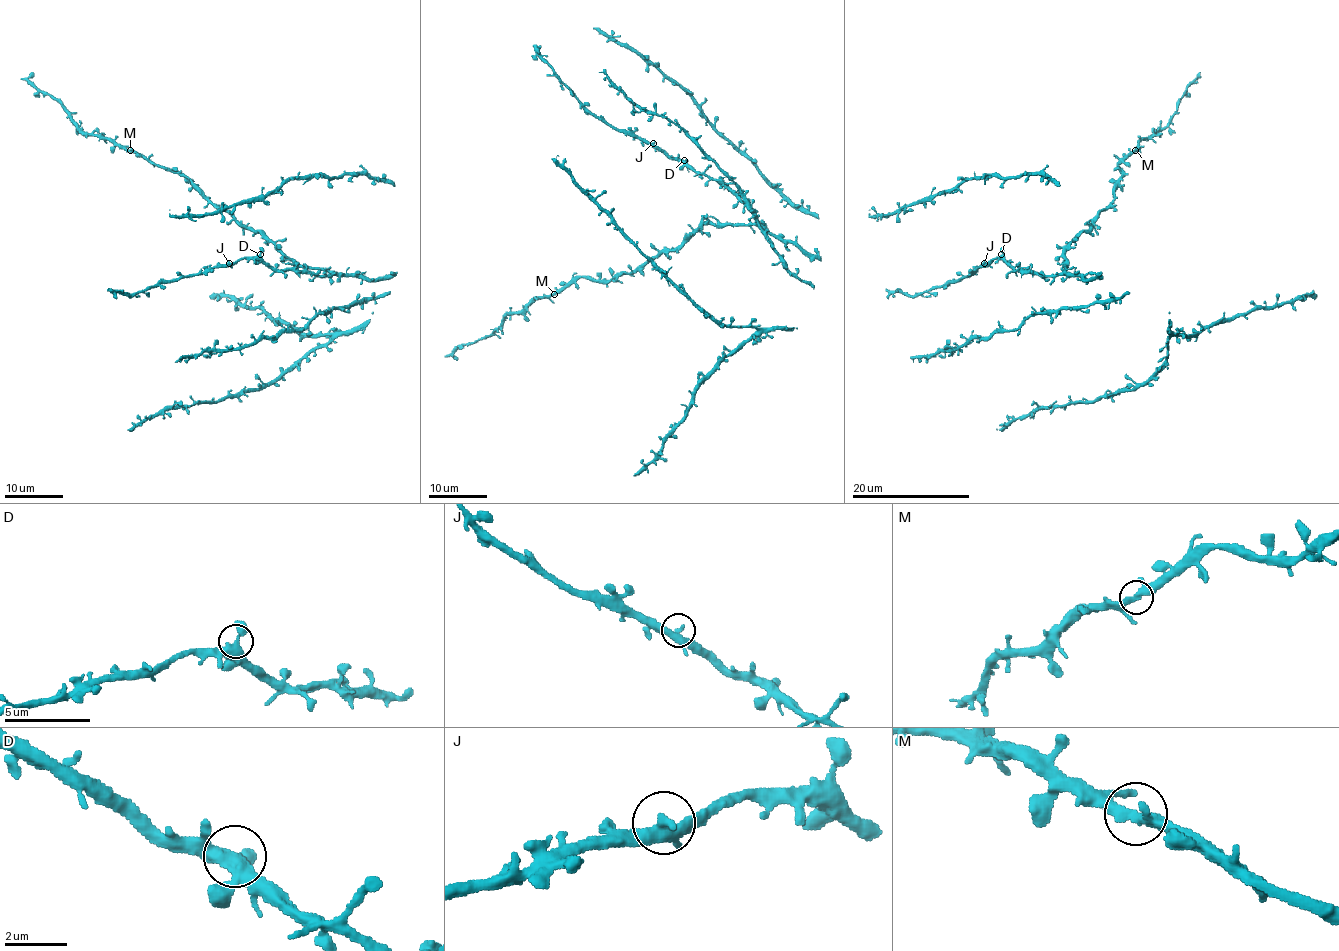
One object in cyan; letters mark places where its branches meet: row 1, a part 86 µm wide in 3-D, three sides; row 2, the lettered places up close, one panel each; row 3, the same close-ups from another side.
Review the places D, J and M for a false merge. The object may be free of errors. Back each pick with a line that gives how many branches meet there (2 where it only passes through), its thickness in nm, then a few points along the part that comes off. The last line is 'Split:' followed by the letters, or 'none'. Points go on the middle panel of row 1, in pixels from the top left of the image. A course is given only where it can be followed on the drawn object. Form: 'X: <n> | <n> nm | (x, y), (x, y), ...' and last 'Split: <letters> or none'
Split: none

